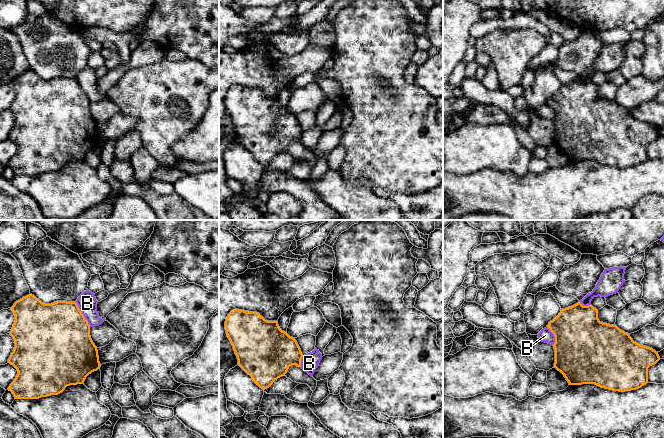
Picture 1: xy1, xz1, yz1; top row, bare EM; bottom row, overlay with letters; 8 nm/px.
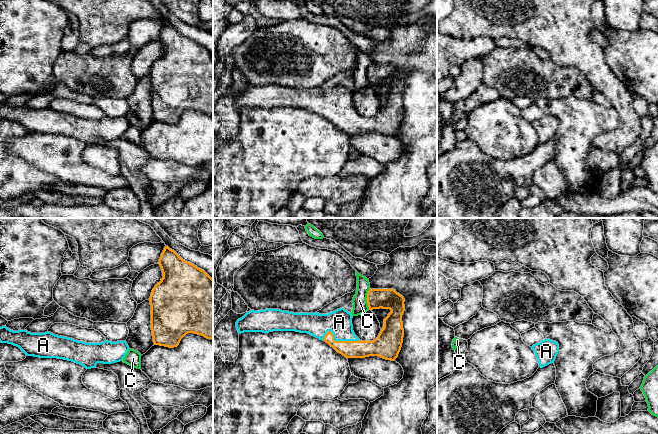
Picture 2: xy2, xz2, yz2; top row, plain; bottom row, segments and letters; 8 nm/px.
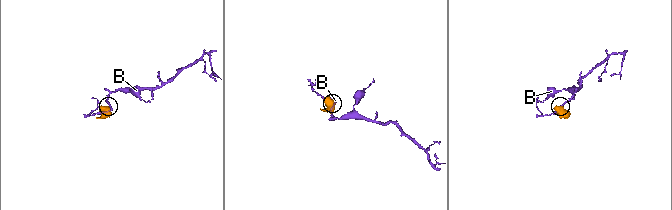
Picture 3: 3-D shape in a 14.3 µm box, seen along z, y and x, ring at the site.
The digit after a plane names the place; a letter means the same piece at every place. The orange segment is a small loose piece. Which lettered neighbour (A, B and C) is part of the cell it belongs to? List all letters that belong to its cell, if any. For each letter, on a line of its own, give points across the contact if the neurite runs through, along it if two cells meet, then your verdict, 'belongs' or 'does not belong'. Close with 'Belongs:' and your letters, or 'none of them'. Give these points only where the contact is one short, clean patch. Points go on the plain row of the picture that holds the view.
A: way xz2 (350, 125), (339, 117), (339, 98); belongs
B: does not belong
C: border xz2 (370, 65), (366, 74), (368, 85); does not belong
Belongs: A

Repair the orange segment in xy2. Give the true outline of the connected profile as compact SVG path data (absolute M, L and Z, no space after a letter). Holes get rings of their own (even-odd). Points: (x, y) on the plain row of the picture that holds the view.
M165 22L158 40L163 54L155 61L149 74L151 106L154 121L177 123L188 109L213 114L213 55L202 45L183 36Z

